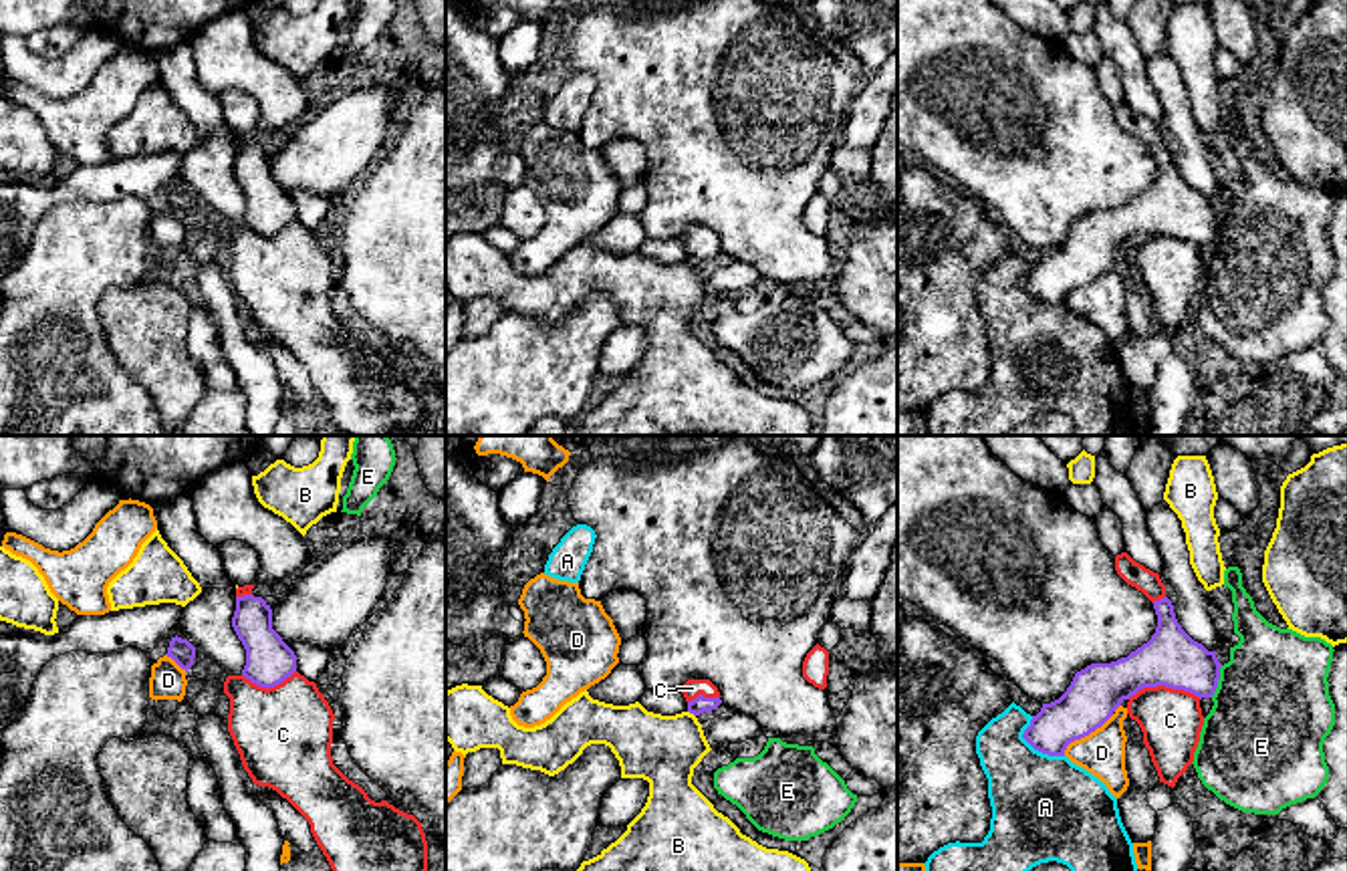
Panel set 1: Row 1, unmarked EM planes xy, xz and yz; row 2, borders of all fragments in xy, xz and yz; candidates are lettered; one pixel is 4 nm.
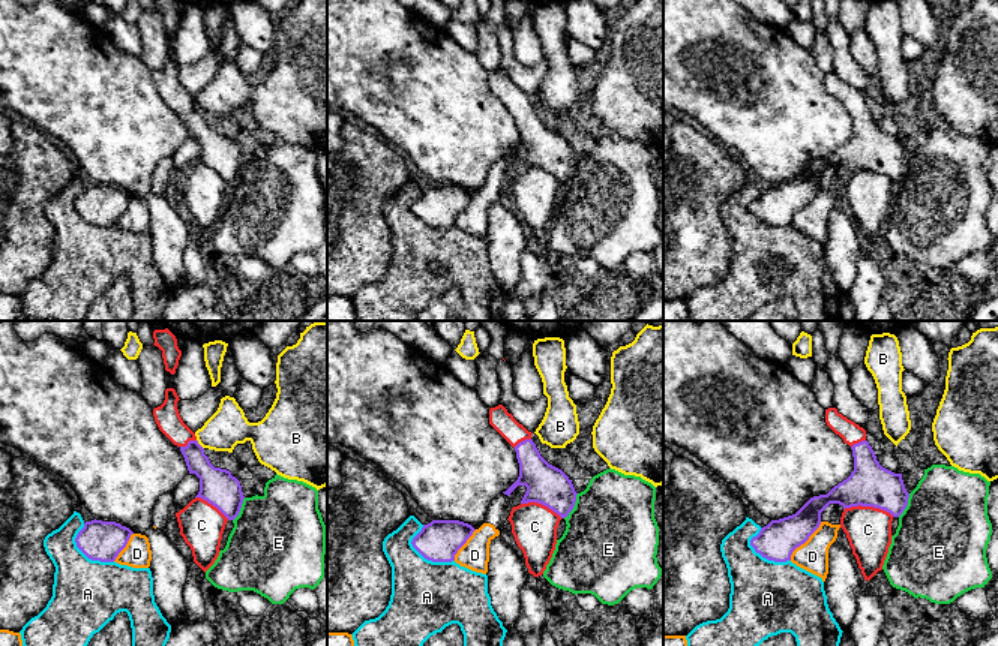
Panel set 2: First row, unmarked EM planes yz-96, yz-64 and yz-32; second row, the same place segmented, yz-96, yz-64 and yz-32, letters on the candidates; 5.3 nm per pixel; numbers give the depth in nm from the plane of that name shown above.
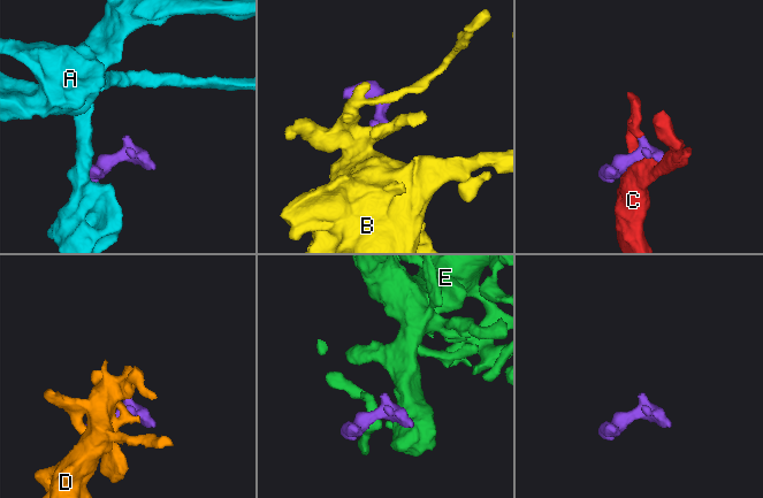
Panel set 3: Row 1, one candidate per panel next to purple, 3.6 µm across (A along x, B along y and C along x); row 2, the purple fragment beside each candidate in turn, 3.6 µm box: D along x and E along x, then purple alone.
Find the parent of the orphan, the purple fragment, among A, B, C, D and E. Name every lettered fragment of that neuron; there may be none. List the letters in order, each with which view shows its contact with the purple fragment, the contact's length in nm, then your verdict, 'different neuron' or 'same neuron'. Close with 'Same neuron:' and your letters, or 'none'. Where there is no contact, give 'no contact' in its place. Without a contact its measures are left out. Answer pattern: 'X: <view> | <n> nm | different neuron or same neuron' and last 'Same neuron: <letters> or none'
A: yz | 220 nm | different neuron
B: xz | 40 nm | different neuron
C: yz | 300 nm | same neuron
D: yz | 260 nm | different neuron
E: yz | 140 nm | different neuron
Same neuron: C

